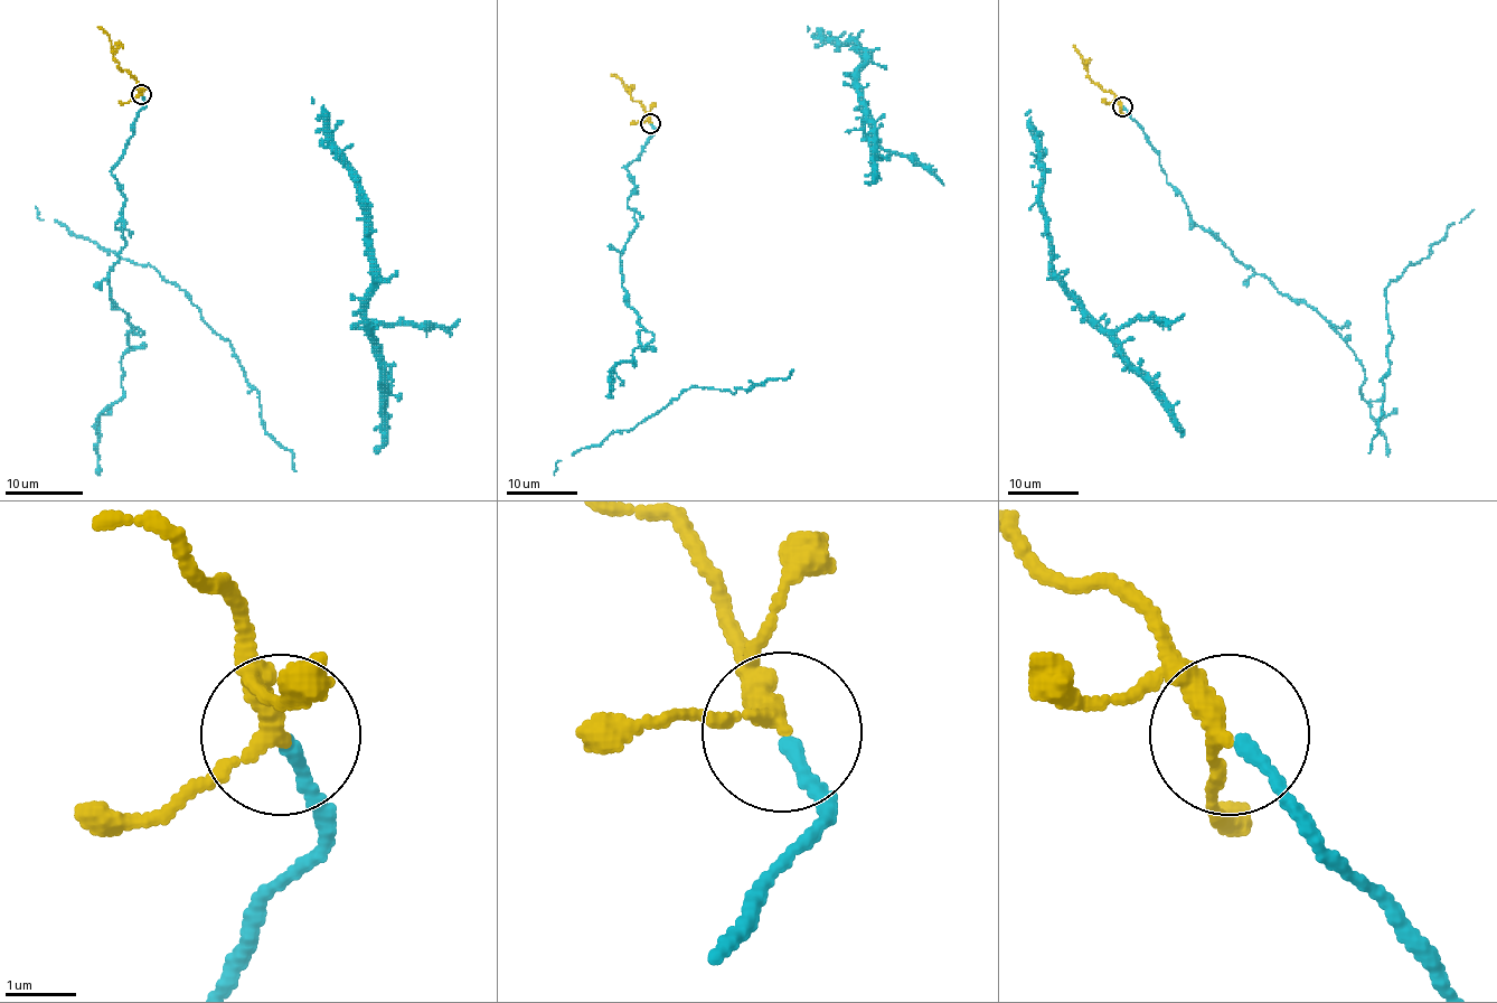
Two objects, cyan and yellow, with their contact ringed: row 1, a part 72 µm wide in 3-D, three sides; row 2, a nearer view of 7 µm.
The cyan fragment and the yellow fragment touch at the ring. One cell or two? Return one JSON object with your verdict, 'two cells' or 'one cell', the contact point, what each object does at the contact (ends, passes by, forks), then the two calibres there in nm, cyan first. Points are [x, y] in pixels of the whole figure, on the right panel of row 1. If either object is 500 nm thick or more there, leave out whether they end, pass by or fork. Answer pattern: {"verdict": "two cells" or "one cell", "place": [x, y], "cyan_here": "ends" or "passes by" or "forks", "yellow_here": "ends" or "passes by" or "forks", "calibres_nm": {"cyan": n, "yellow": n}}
{"verdict": "one cell", "place": [1122, 106], "cyan_here": "ends", "yellow_here": "passes by", "calibres_nm": {"cyan": 190, "yellow": 240}}

